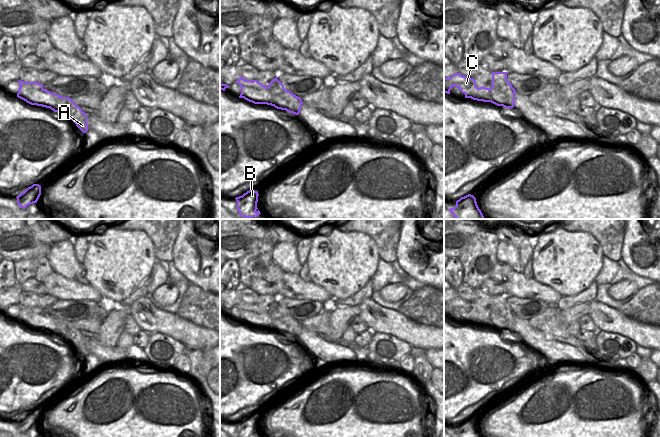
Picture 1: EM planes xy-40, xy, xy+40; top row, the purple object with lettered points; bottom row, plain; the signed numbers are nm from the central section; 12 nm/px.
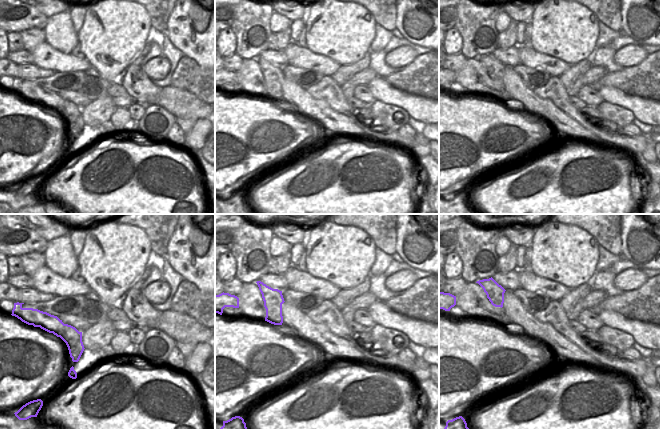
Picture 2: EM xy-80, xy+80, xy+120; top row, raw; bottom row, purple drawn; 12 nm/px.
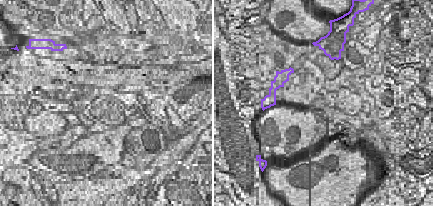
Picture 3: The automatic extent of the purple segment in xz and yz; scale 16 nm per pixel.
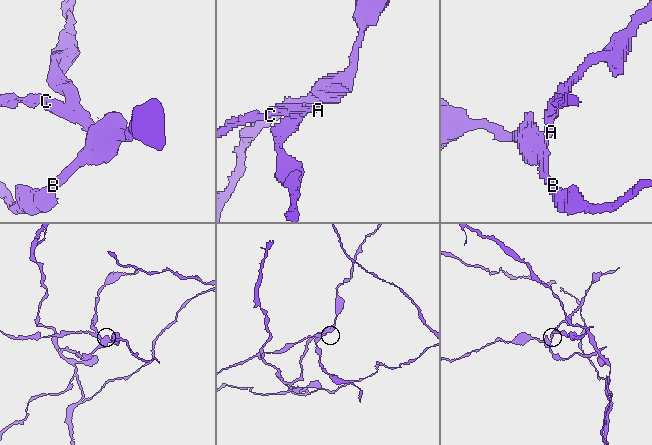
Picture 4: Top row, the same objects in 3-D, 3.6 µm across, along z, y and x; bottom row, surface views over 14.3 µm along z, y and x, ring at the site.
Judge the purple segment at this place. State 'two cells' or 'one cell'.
two cells

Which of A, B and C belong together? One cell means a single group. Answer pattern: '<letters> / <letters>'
A B / C

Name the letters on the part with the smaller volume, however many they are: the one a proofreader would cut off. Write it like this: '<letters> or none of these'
C

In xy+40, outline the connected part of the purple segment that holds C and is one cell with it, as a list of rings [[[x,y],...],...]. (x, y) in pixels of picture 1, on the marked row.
[[[456,73],[449,78],[444,78],[444,93],[450,94],[450,90],[454,86],[465,94],[465,98],[483,102],[491,102],[492,100],[489,88],[484,86],[478,88],[473,78],[462,76],[460,73]]]

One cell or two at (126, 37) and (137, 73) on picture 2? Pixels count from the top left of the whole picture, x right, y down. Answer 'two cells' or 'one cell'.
two cells

